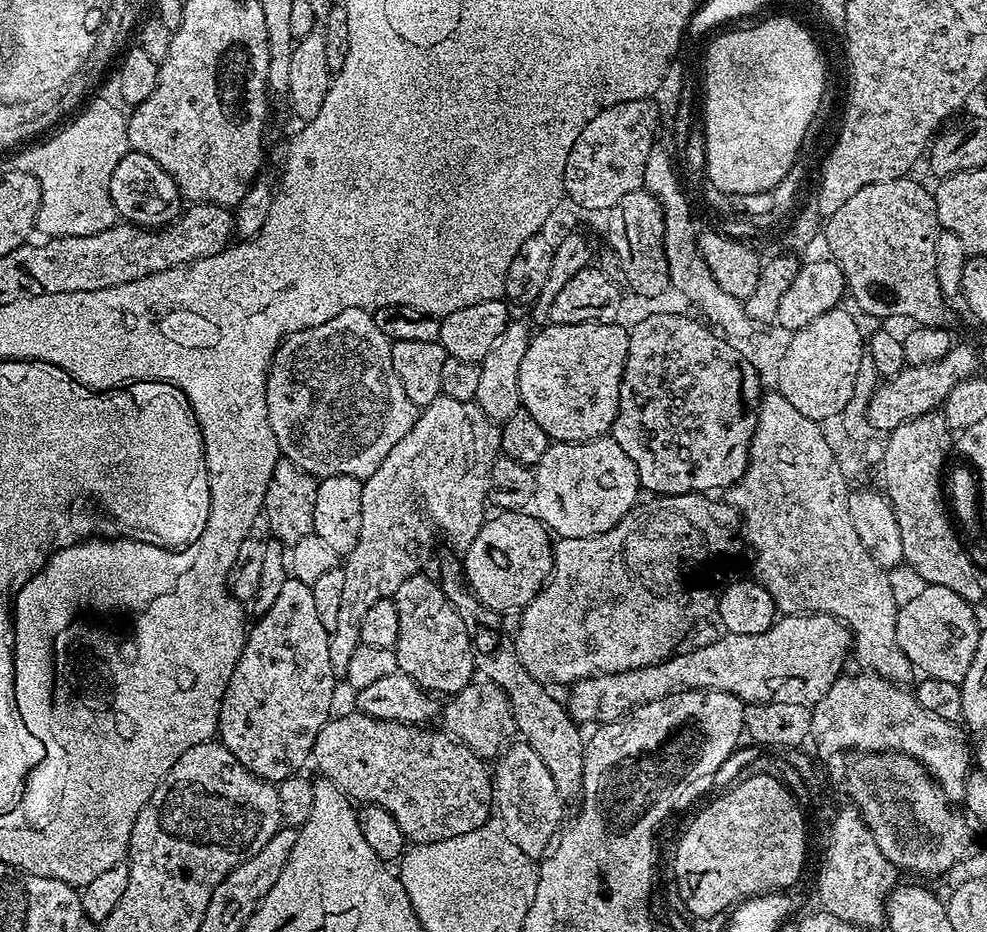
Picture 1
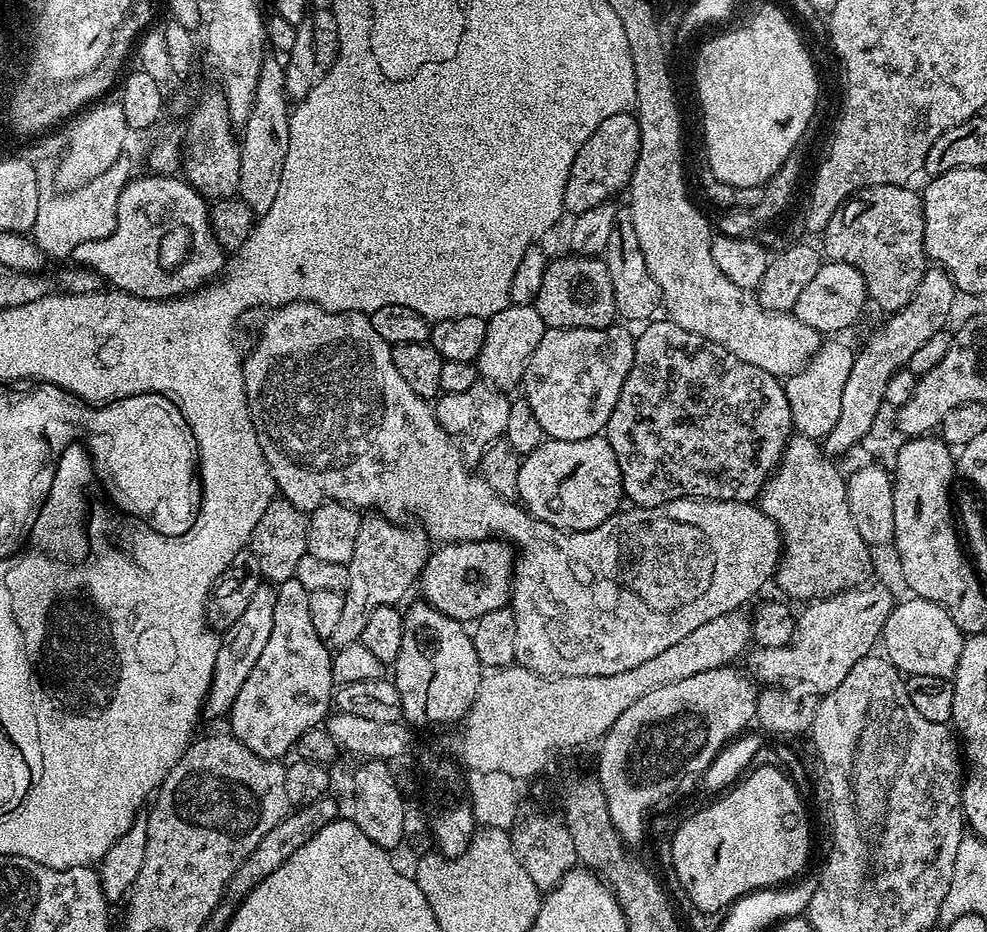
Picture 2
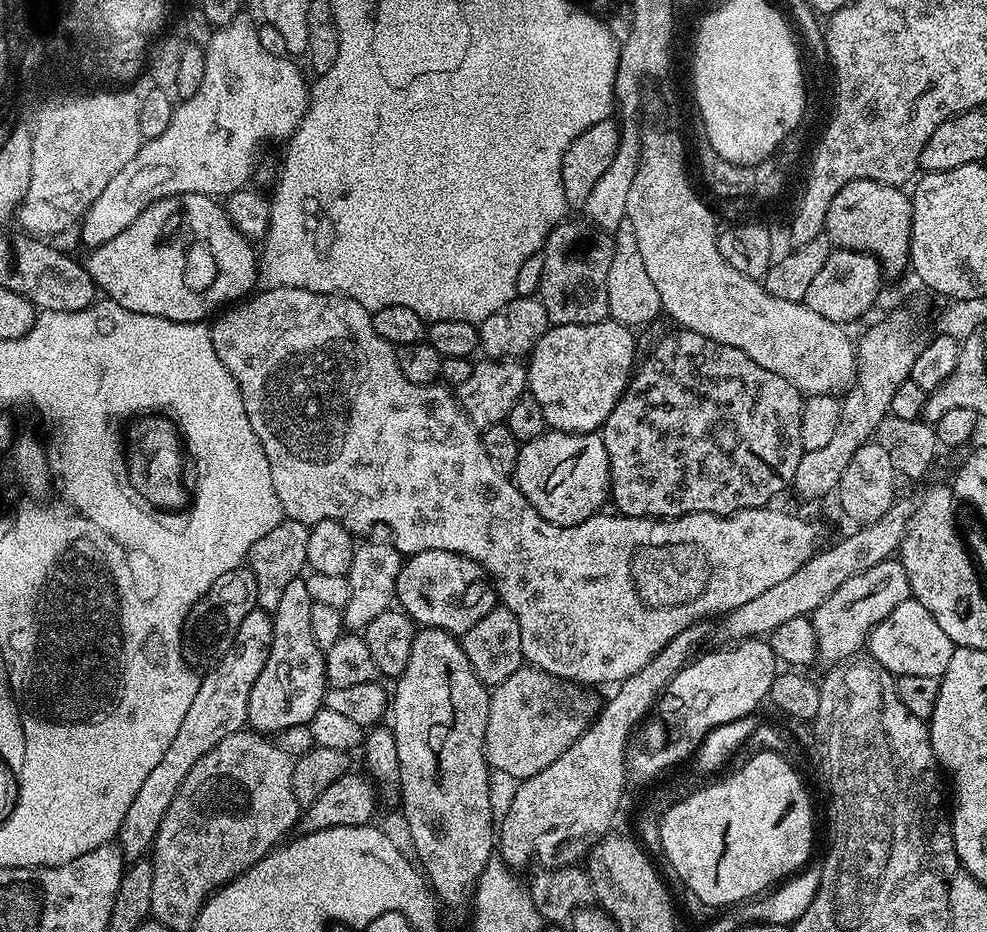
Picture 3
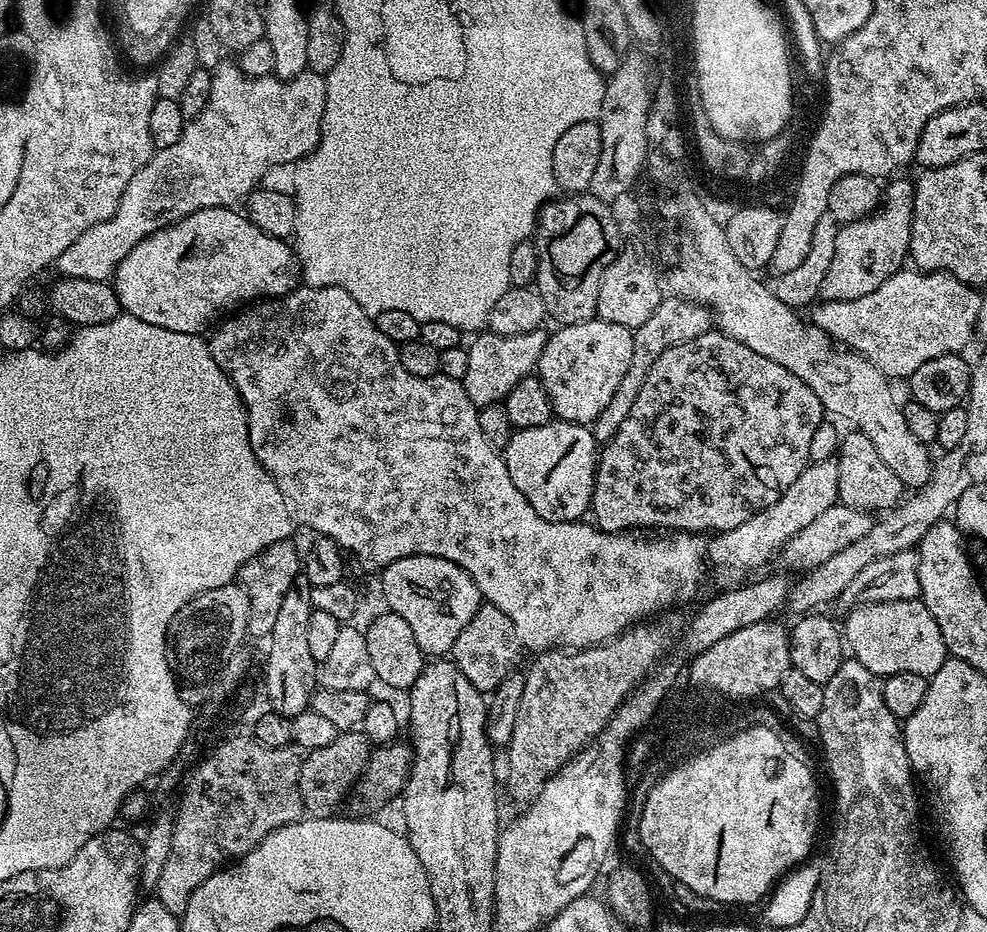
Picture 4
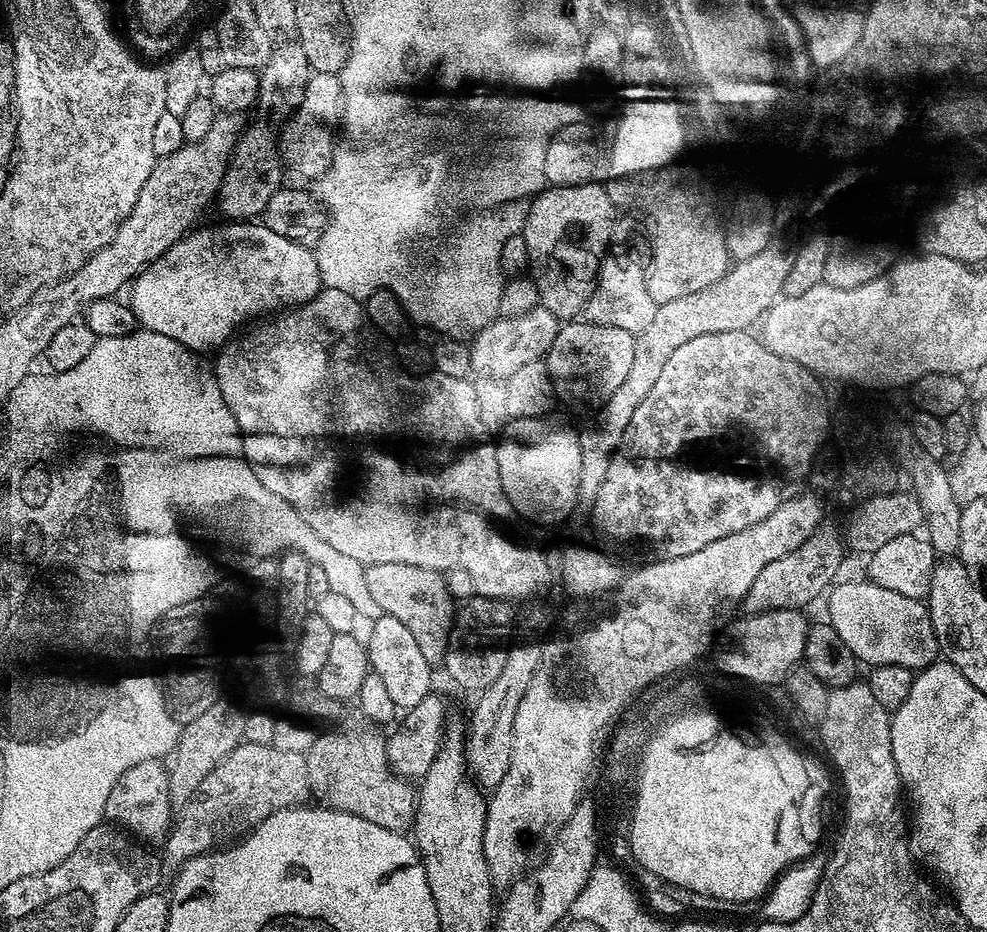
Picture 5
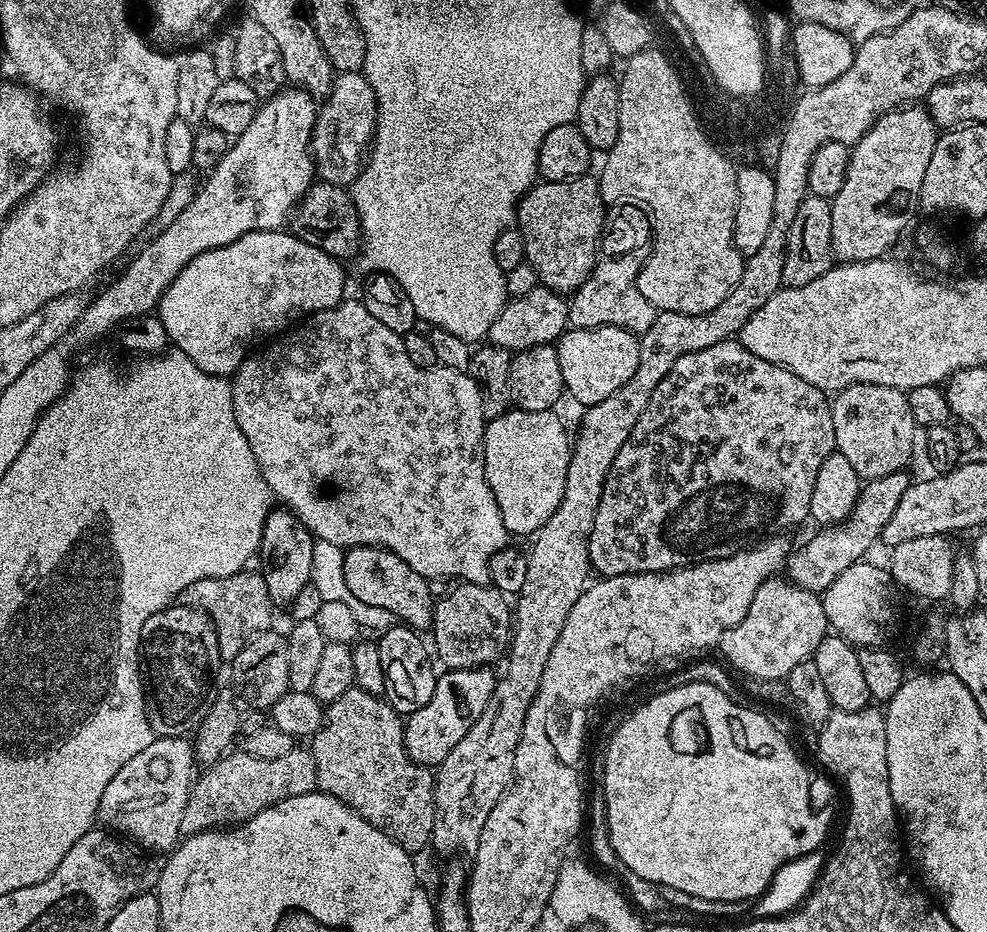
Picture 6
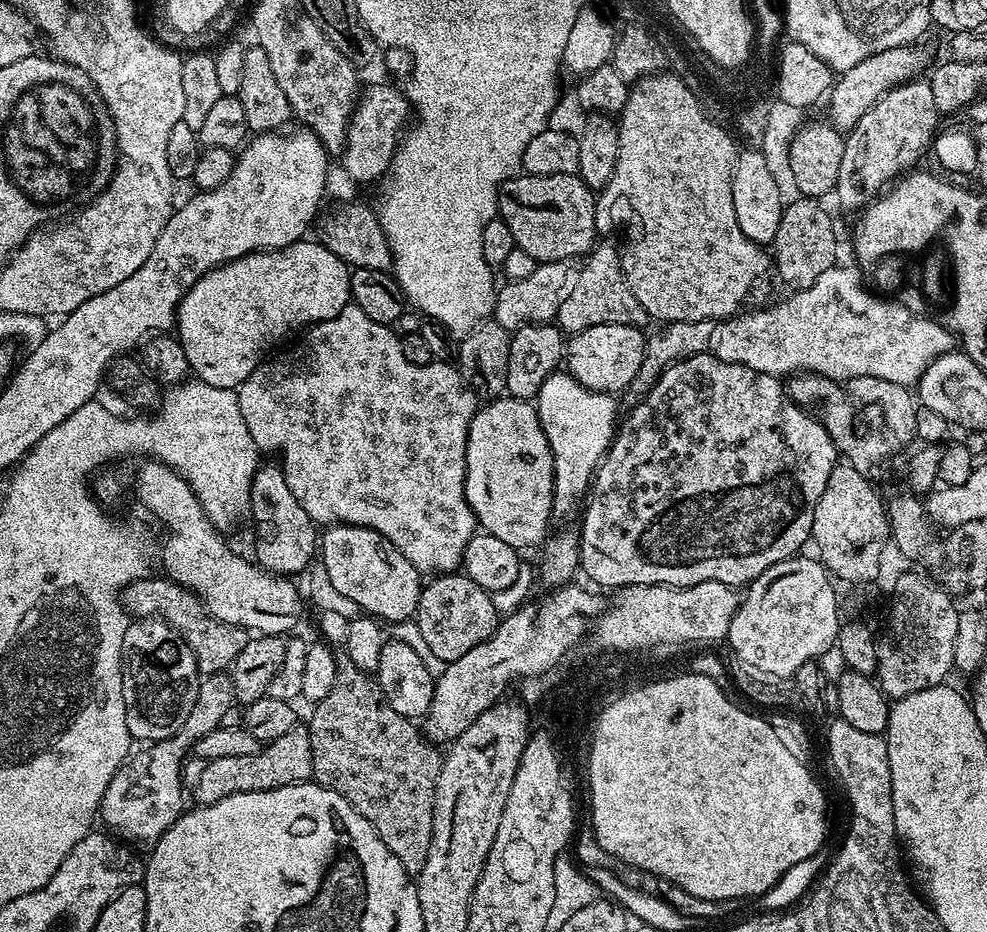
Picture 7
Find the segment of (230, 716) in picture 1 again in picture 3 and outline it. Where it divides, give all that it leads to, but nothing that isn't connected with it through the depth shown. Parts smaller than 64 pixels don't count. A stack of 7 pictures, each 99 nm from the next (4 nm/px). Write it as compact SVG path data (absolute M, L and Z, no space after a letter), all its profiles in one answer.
M304 578L290 582L289 586L279 598L278 606L271 612L273 624L273 644L270 646L269 657L262 667L261 674L254 682L249 694L247 727L251 731L261 734L275 734L290 726L299 724L309 724L314 718L314 714L324 703L324 693L328 679L324 673L324 653L325 649L314 642L314 634L310 631L310 610L313 600L307 590L307 582Z

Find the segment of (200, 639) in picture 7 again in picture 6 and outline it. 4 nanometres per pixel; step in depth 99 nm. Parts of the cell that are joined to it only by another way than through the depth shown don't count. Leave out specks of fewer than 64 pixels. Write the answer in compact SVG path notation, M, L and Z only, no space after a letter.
M254 570L235 572L235 574L226 578L202 578L202 582L194 582L190 586L186 586L182 600L183 603L191 604L193 608L202 609L210 617L212 624L216 627L220 658L224 662L230 662L238 655L239 652L236 651L236 645L239 642L244 645L248 644L254 637L260 636L273 627L272 611L274 611L274 605L266 588L263 573Z

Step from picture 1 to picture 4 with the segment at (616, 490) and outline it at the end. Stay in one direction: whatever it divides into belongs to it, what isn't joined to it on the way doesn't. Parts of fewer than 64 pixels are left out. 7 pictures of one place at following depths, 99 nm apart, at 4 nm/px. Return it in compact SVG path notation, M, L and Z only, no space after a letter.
M552 419L546 426L530 426L513 431L507 446L502 450L506 466L510 470L510 478L518 490L538 510L549 525L568 526L579 521L580 516L589 511L592 502L592 487L596 481L596 462L598 459L598 441L592 434L591 427L583 424L571 424L565 420Z

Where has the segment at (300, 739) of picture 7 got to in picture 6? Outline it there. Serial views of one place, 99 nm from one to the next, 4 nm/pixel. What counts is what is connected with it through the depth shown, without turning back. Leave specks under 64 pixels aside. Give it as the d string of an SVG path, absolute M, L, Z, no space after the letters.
M293 746L290 754L282 754L282 758L254 758L246 751L236 751L223 756L217 764L207 765L204 773L195 777L186 802L186 814L182 814L184 836L221 826L247 824L254 814L279 800L317 791L314 758L307 747Z

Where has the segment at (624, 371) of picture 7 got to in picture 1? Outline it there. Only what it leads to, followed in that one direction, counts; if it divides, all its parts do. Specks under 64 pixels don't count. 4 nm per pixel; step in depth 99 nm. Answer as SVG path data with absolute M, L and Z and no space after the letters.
M613 322L610 324L554 324L545 323L540 333L533 335L528 342L526 350L526 358L522 358L522 370L518 370L518 390L520 391L520 399L522 401L523 411L530 414L530 418L534 418L534 422L538 422L538 426L542 426L542 430L546 430L549 441L563 442L565 444L582 444L586 440L599 440L607 437L612 430L612 423L618 414L618 402L620 401L620 383L624 377L624 367L626 366L626 358L628 357L628 333L627 327L623 328L623 323Z

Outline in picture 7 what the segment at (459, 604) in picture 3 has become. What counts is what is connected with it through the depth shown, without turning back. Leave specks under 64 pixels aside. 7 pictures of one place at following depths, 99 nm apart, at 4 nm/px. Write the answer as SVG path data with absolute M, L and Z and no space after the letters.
M333 523L323 533L318 544L318 552L324 560L322 567L330 574L334 590L345 598L350 598L359 606L361 613L375 617L381 622L410 620L415 617L420 591L421 573L399 552L382 534L372 528L363 528L353 524Z

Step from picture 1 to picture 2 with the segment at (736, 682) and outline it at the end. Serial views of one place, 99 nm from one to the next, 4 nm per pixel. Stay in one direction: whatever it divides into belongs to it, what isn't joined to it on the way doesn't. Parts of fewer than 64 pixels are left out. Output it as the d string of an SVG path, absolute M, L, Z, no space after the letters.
M868 583L811 601L805 607L808 609L797 615L795 640L786 646L753 647L746 656L747 671L764 686L799 686L816 694L834 690L863 656L873 655L872 647L881 643L886 618L894 607L886 585Z

